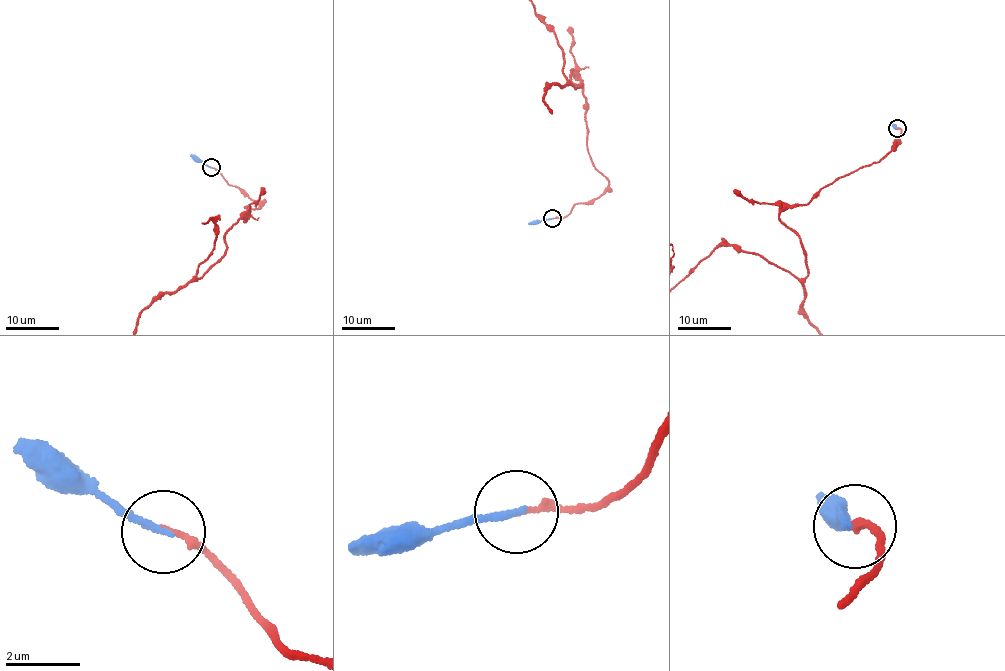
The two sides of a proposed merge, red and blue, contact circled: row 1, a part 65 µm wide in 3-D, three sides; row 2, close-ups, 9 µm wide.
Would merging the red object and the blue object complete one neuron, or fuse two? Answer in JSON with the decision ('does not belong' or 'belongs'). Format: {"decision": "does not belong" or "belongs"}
{"decision": "belongs"}

